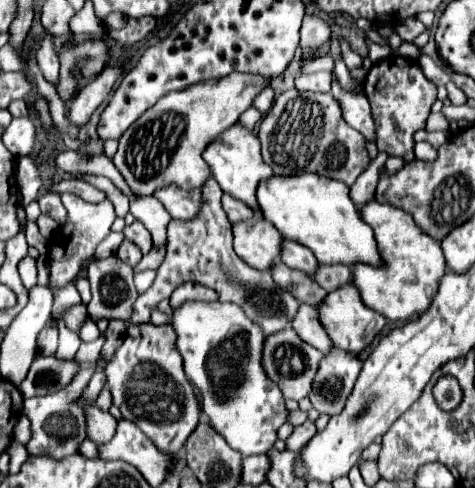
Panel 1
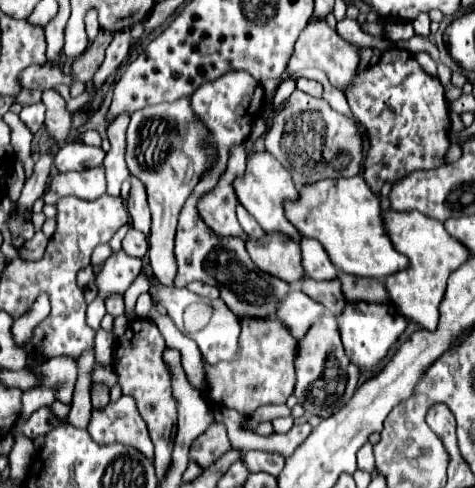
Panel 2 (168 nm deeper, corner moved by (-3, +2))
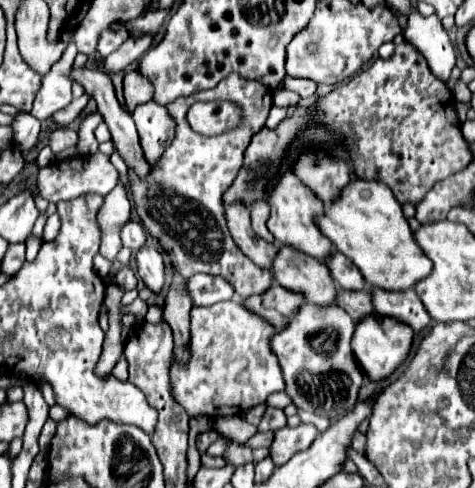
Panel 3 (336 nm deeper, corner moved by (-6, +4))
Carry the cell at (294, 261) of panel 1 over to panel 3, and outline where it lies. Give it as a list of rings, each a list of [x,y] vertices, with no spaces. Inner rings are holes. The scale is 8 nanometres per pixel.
[[[340,252],[334,254],[334,260],[326,260],[326,266],[330,268],[330,274],[334,276],[338,288],[344,290],[364,290],[366,280],[362,278],[360,270]]]

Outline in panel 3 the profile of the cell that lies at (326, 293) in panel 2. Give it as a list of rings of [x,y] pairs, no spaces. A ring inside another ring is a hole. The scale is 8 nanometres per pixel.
[[[364,288],[362,292],[346,292],[346,290],[338,290],[338,300],[336,304],[340,308],[344,308],[346,312],[350,312],[350,318],[358,324],[362,322],[366,316],[374,314],[374,306],[372,306],[372,290]]]

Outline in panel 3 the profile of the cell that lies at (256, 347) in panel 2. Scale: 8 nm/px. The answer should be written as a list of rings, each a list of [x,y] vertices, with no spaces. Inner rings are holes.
[[[240,300],[218,302],[208,308],[194,306],[190,310],[190,358],[188,362],[178,362],[172,358],[170,364],[170,386],[174,400],[188,412],[190,418],[244,414],[252,406],[264,404],[272,392],[284,390],[282,370],[278,368],[278,360],[274,358],[274,352],[270,352],[268,344],[274,332],[274,326],[266,324],[266,320],[246,310]]]

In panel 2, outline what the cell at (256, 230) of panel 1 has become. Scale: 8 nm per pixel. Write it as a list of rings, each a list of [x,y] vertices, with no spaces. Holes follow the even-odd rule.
[[[265,232],[263,238],[247,238],[245,248],[251,260],[267,274],[285,282],[301,282],[305,276],[301,266],[299,244],[283,232]]]

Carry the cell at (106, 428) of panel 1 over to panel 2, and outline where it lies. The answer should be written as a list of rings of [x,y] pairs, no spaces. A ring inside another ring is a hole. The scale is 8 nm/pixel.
[[[93,384],[91,402],[93,402],[93,408],[105,408],[109,404],[109,388],[103,384]]]

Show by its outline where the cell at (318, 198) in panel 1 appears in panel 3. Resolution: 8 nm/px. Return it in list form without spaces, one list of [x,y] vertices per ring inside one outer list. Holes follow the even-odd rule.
[[[352,180],[338,198],[338,204],[326,208],[318,218],[322,234],[332,240],[334,248],[348,256],[374,288],[398,292],[414,288],[432,272],[432,262],[416,244],[414,232],[402,214],[402,206],[392,190],[382,182]]]

